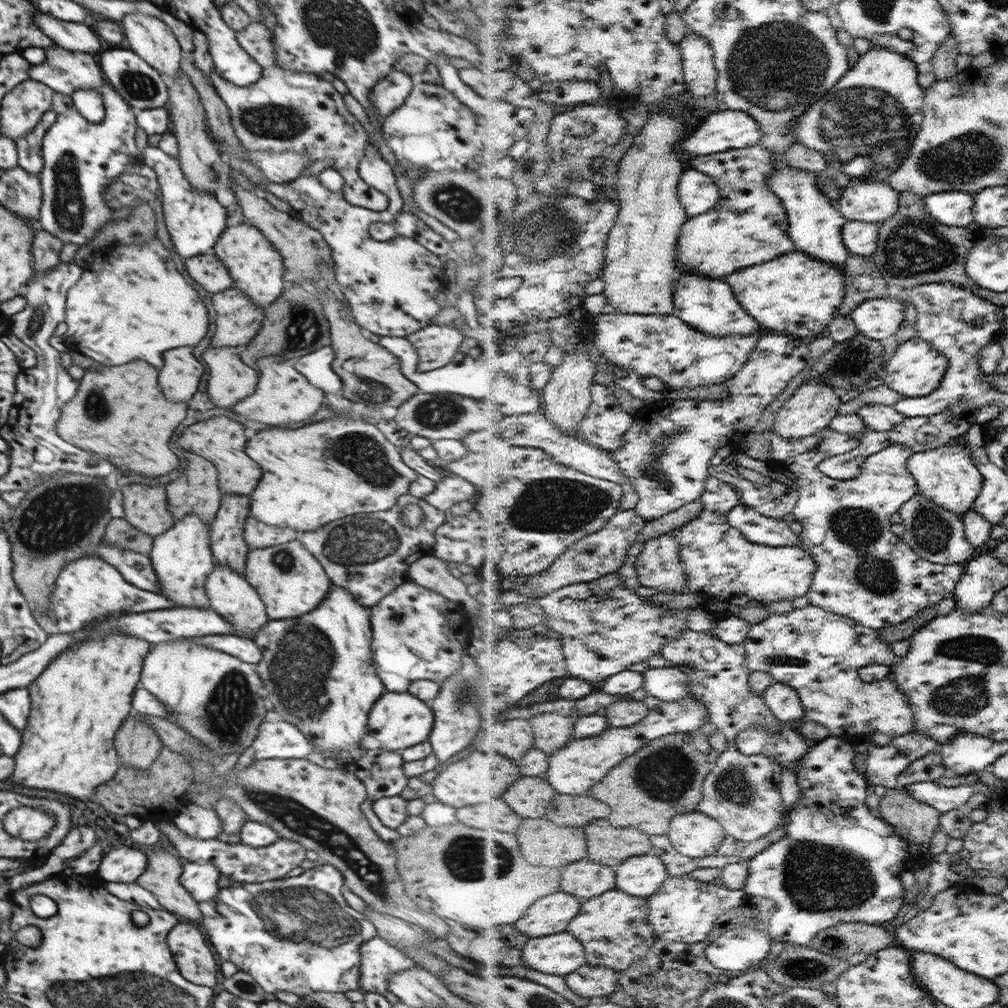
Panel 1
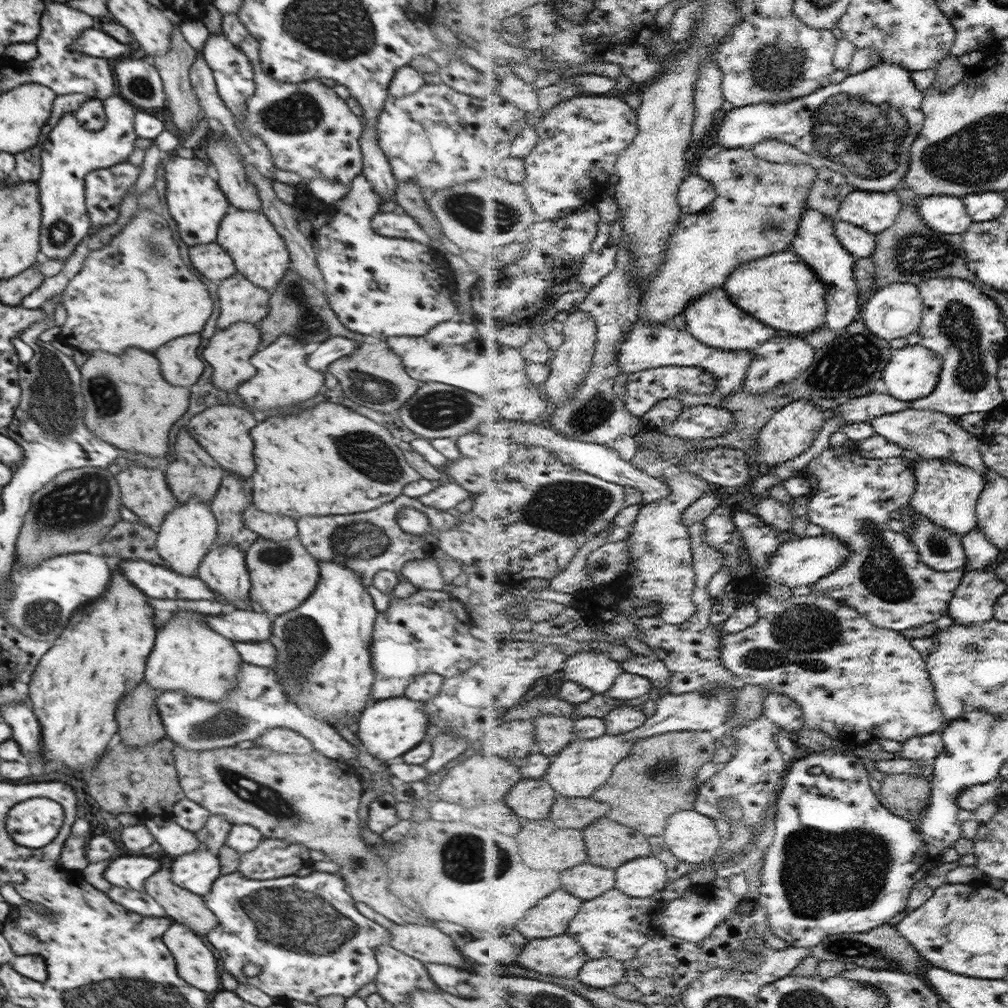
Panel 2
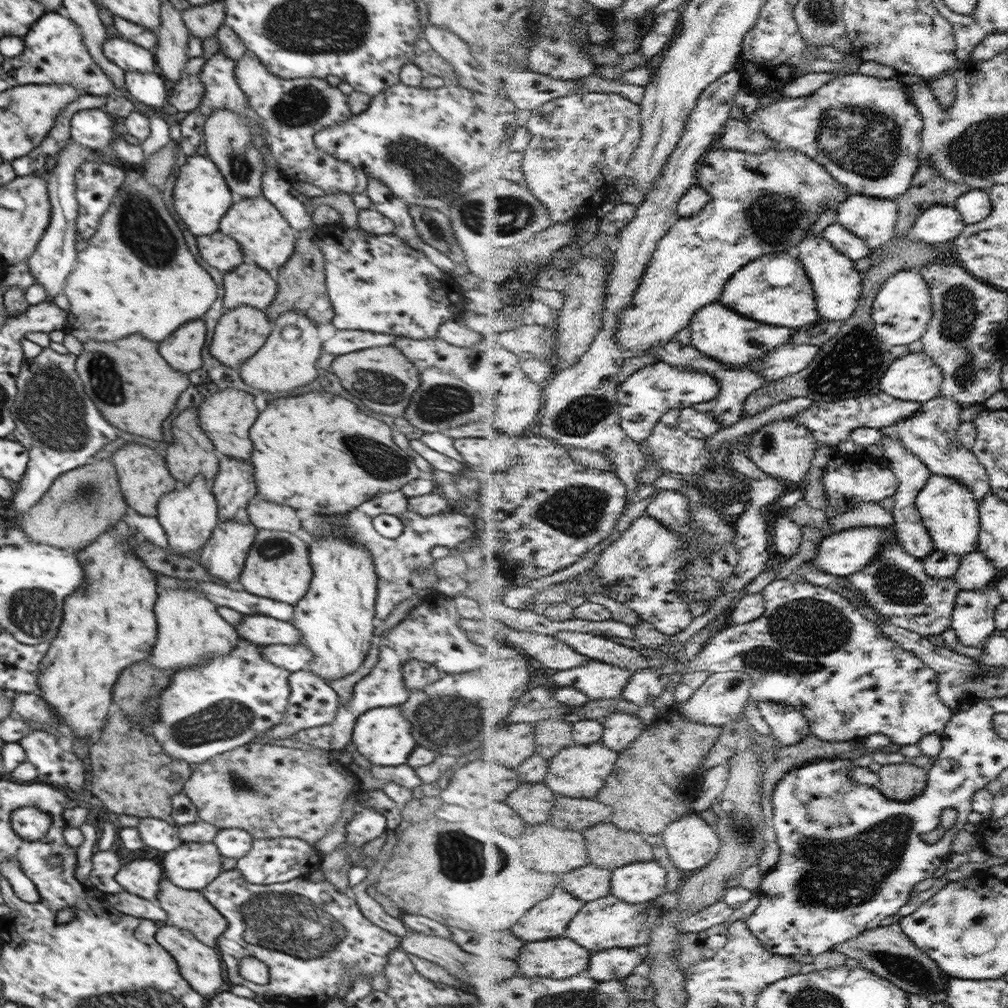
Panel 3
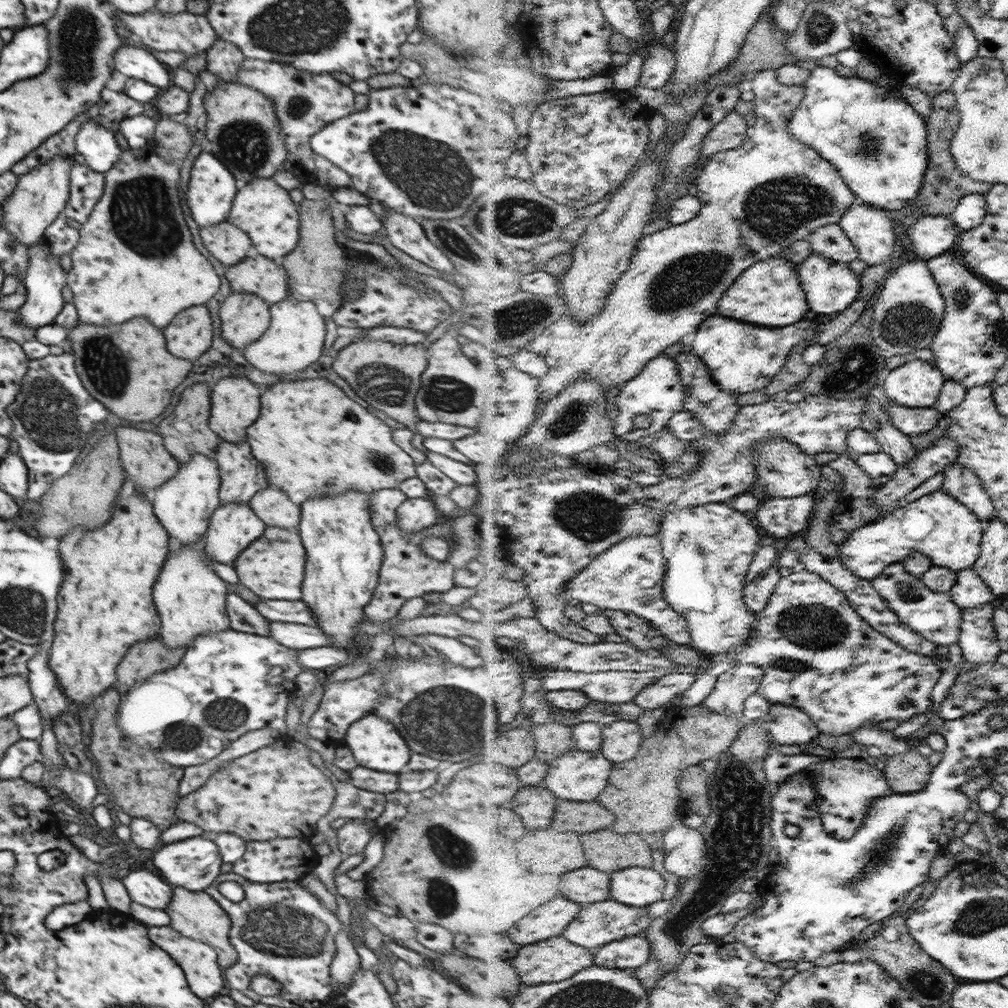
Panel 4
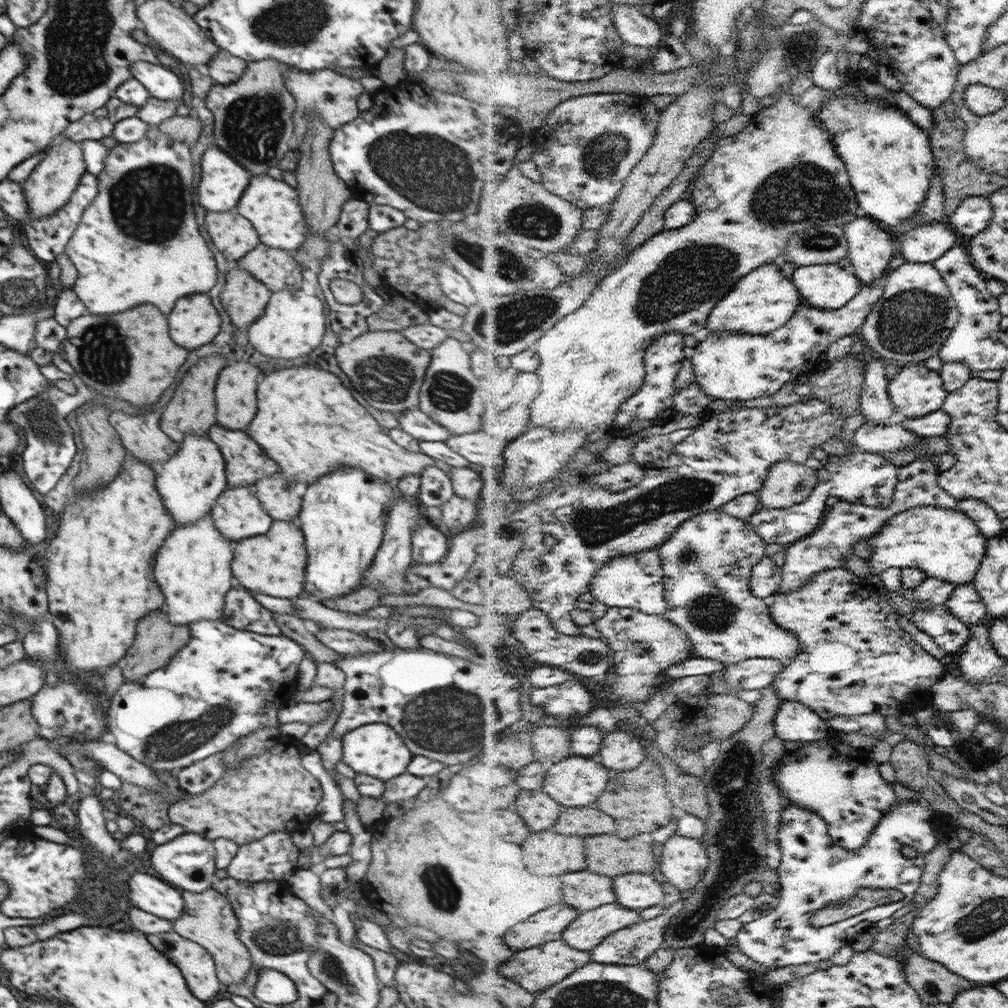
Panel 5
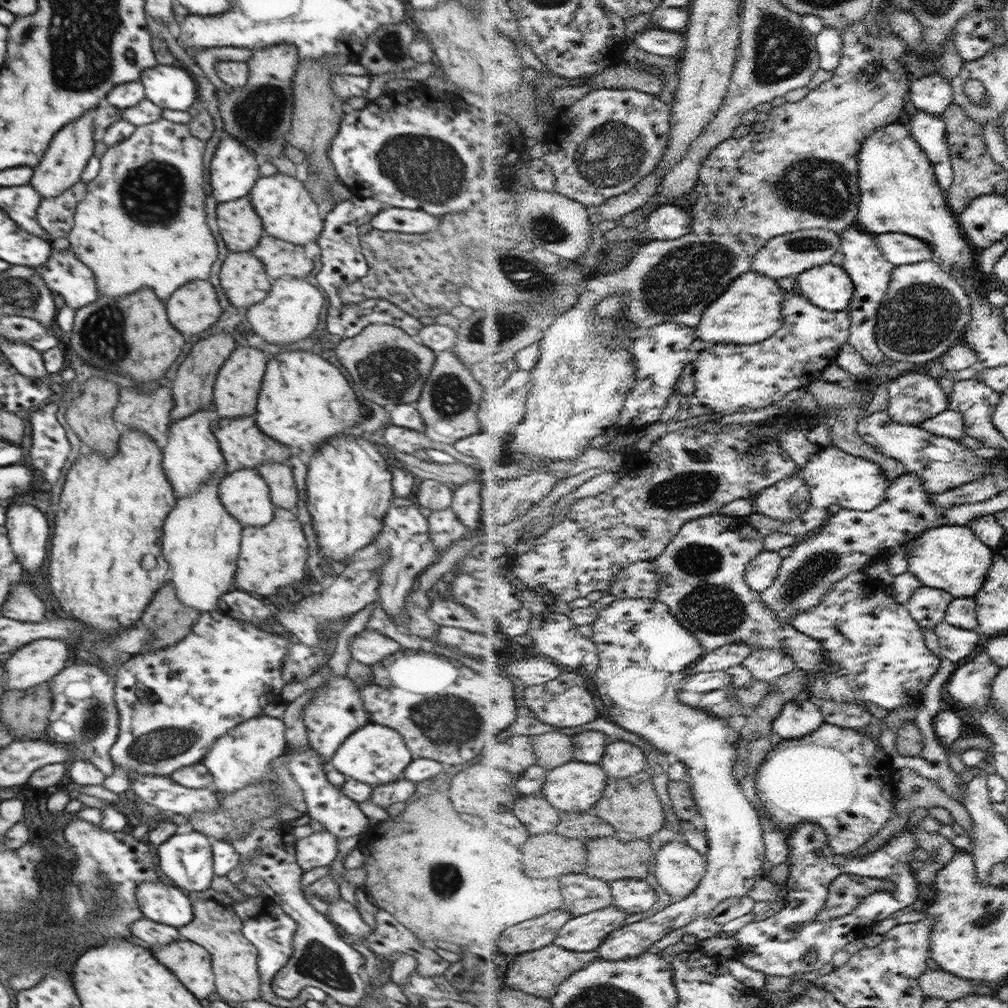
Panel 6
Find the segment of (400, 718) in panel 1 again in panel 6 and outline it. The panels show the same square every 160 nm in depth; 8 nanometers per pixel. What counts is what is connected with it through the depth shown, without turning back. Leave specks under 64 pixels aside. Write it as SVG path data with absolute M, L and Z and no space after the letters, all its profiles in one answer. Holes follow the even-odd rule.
M368 722L340 743L330 758L330 766L347 779L351 778L376 787L399 780L403 769L411 761L411 753L396 730Z

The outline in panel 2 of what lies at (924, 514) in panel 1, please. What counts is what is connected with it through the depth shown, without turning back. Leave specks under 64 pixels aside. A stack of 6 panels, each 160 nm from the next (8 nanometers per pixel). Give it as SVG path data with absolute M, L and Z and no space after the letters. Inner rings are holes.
M915 508L913 522L915 529L909 537L916 546L925 564L937 572L957 570L966 562L965 549L959 534L949 532L945 527L931 523Z

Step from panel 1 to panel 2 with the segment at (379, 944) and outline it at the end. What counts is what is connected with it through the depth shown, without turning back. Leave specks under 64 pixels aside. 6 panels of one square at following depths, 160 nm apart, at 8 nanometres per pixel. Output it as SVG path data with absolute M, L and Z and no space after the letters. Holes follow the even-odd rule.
M384 943L376 946L374 957L379 968L373 983L376 993L387 1003L407 1003L407 997L413 990L439 990L429 978L424 963L395 950L391 945Z

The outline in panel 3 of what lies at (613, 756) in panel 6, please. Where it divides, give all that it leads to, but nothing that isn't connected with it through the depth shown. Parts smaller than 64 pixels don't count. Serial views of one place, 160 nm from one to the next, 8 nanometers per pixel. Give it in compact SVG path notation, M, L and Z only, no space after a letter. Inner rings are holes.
M615 712L608 716L604 724L601 742L611 750L621 753L627 750L646 729L643 720L637 715L627 712Z

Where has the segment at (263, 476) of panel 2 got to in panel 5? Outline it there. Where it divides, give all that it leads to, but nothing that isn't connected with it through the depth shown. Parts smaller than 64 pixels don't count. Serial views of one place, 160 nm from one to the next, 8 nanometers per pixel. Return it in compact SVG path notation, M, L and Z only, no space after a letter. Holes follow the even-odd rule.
M295 366L262 375L257 382L257 414L249 421L244 432L263 448L271 460L277 462L278 472L281 470L282 475L292 483L303 480L309 484L335 468L353 467L394 485L399 479L419 475L424 468L434 466L431 457L395 445L385 430L351 398L349 390L343 388L339 378L331 372L311 366Z

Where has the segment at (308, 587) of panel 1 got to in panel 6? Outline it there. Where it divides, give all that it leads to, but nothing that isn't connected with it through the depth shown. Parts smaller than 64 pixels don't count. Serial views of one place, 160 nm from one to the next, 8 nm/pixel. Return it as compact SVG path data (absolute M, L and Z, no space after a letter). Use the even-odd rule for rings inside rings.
M273 508L272 520L258 527L243 527L240 532L240 547L235 563L234 580L237 588L257 592L265 597L277 592L277 588L291 588L307 580L305 561L307 541L295 516L283 508Z

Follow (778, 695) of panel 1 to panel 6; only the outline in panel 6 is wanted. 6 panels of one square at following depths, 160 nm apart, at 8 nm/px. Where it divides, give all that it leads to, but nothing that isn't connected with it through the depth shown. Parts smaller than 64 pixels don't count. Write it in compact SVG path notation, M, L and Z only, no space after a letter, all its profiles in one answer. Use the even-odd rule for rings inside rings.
M800 697L790 700L782 708L782 713L773 721L772 728L783 740L791 740L809 736L825 722L822 708L813 700Z

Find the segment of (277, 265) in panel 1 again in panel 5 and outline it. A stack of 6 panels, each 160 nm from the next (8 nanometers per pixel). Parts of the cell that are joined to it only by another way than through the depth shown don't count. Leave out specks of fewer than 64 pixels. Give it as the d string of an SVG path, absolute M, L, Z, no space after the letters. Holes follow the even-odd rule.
M266 174L249 178L234 209L252 224L259 242L265 246L295 252L306 240L308 226L298 201L298 191L282 180L271 179Z

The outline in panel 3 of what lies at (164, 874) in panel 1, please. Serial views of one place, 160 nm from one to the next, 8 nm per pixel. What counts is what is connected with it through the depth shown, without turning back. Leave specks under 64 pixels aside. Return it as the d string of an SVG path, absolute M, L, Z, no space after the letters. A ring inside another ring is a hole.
M161 879L159 882L159 896L155 900L159 900L159 906L165 910L167 916L167 924L187 930L199 942L205 944L209 948L216 949L218 943L217 936L221 935L226 928L226 922L223 916L220 916L199 891L185 891L171 884L171 882Z

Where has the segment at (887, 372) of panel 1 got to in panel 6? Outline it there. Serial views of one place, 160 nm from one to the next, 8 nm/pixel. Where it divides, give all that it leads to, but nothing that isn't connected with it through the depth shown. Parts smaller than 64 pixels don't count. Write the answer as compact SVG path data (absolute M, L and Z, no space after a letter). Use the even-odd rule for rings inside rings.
M910 371L891 380L888 393L888 412L900 424L921 426L948 408L939 384L925 372Z

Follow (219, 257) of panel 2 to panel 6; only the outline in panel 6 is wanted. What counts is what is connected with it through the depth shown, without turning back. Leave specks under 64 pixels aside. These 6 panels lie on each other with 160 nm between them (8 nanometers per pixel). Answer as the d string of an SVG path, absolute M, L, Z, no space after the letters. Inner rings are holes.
M248 194L241 198L220 202L216 206L217 230L228 252L243 252L253 248L264 233Z

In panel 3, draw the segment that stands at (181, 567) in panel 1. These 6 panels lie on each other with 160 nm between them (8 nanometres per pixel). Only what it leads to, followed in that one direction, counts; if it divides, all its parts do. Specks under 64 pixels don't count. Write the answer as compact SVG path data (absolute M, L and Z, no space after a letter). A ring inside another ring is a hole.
M195 475L185 486L177 486L157 499L157 514L154 518L161 525L167 544L175 554L200 549L206 543L215 525L218 524L217 503L210 485L210 481L204 476Z

